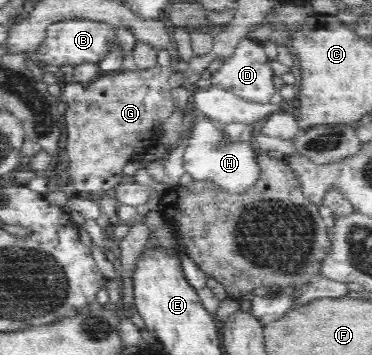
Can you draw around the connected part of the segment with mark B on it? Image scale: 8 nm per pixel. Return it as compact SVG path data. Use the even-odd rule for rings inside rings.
M62 19L47 26L45 40L34 50L43 64L62 66L64 64L78 65L83 62L98 63L105 59L105 54L116 44L119 44L118 27L105 22L90 19Z

